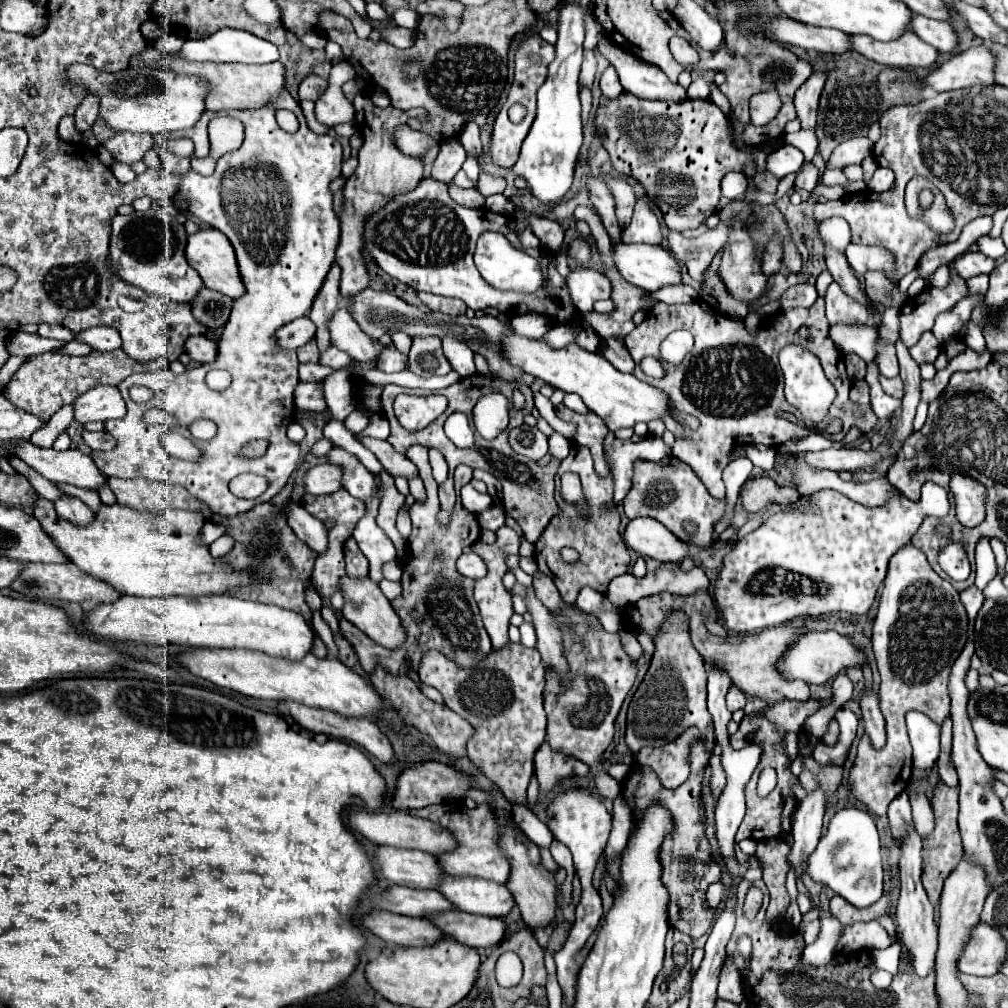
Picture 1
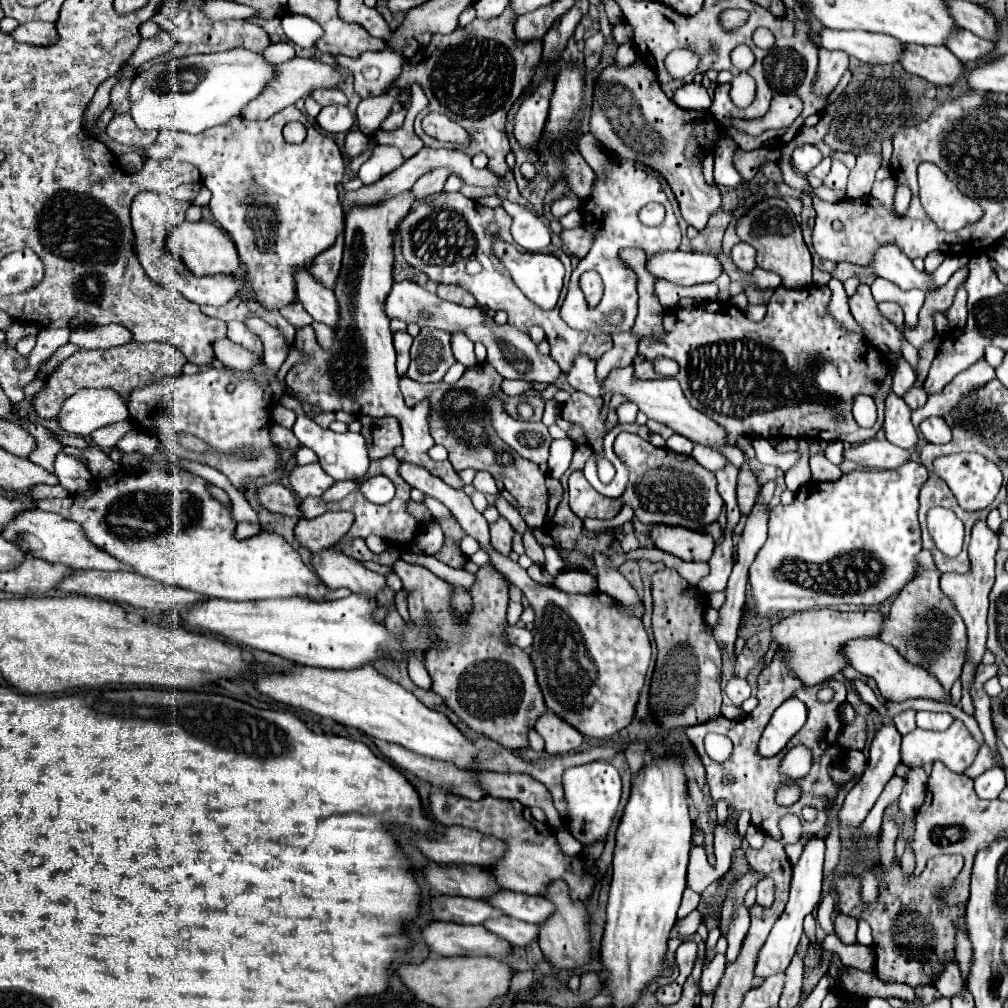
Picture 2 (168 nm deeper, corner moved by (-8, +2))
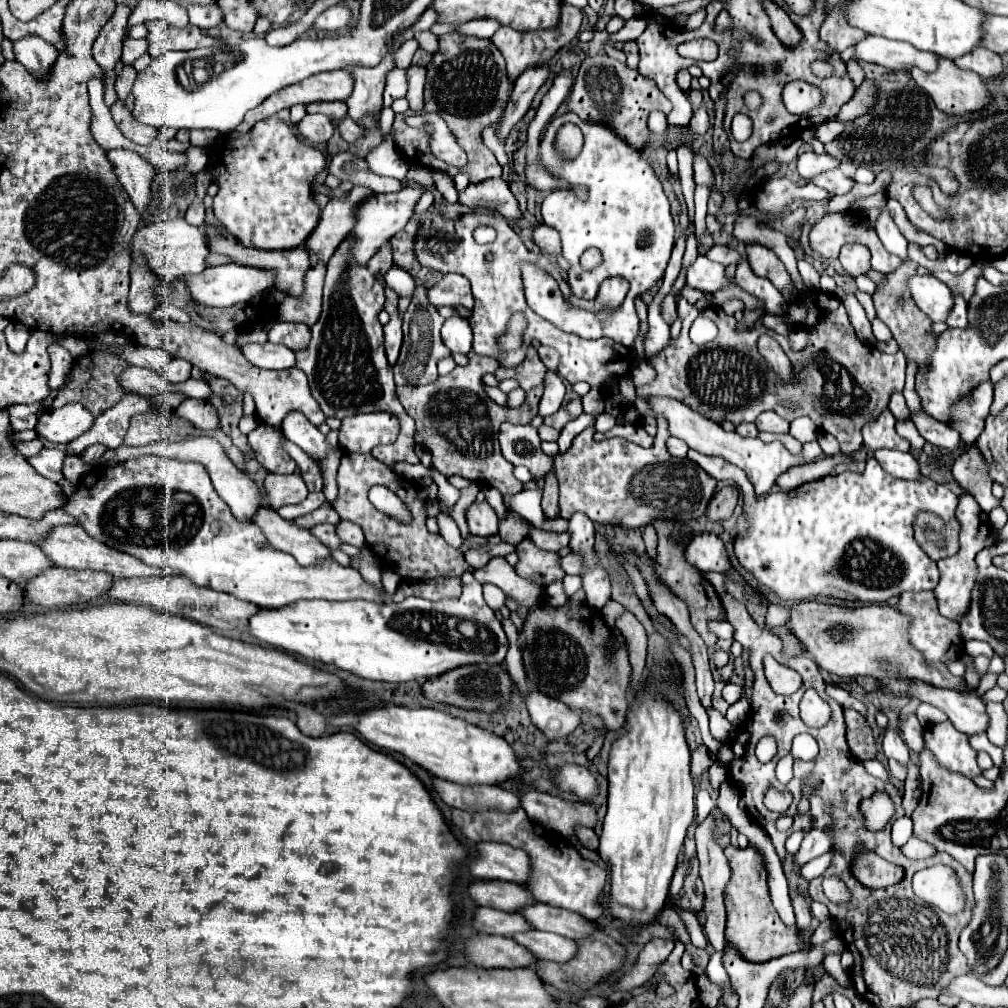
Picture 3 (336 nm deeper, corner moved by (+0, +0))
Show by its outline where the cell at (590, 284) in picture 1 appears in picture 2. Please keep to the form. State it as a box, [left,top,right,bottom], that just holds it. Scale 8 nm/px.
[552,156,682,332]

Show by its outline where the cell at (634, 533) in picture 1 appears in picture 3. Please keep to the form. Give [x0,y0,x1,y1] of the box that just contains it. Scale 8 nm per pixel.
[684,534,730,572]

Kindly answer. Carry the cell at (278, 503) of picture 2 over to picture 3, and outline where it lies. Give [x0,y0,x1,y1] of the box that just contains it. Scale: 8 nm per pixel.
[98,436,262,522]

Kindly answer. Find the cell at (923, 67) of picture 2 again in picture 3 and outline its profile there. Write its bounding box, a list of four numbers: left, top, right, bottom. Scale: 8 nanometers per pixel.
[910,58,990,114]

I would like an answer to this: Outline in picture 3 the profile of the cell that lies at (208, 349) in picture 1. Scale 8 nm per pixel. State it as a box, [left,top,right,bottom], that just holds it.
[240,342,294,370]

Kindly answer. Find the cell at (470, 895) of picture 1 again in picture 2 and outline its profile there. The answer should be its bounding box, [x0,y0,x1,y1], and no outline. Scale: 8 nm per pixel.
[490,890,554,924]

